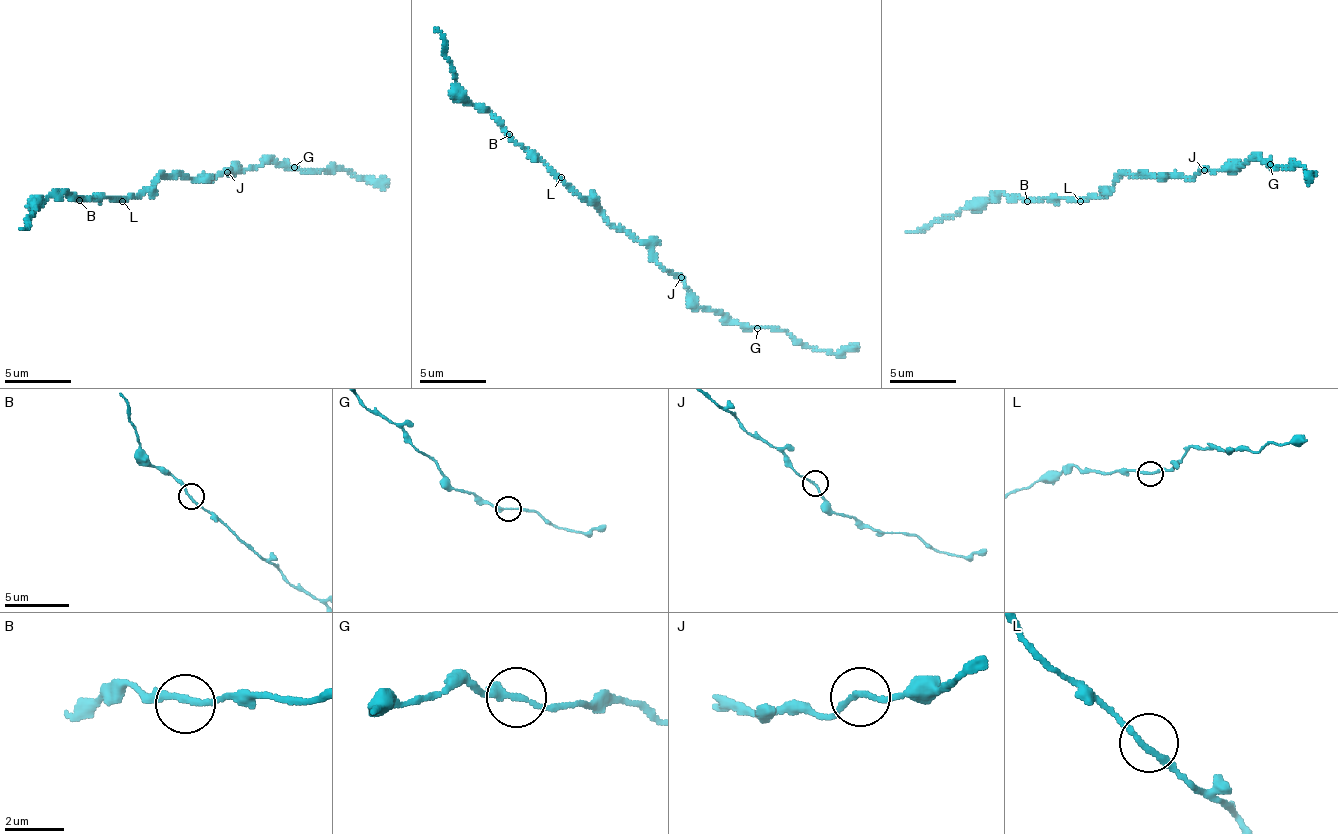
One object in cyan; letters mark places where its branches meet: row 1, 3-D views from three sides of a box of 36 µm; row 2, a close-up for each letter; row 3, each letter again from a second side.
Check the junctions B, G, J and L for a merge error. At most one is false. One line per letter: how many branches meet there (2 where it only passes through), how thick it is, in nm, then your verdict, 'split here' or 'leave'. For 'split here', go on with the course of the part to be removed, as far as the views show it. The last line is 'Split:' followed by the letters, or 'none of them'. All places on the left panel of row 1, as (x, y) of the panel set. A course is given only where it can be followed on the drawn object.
B: branches 2; calibre 200 nm; leave
G: branches 2; calibre 200 nm; leave
J: branches 2; calibre 170 nm; leave
L: branches 2; calibre 200 nm; leave
Split: none of them

